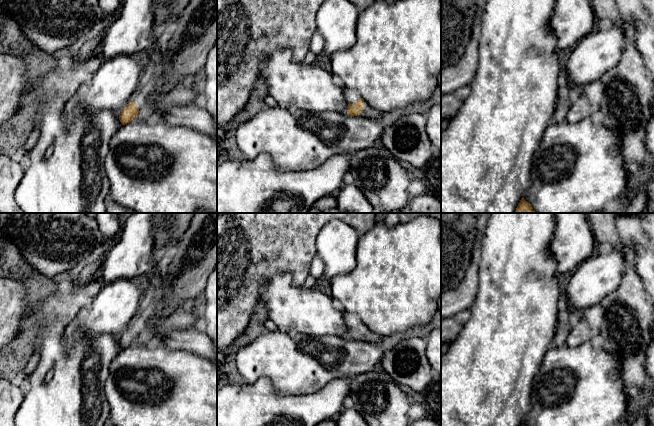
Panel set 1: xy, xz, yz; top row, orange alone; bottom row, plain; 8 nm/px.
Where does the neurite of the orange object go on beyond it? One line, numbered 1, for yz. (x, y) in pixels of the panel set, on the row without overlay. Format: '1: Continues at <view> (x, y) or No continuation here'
1: No continuation here

